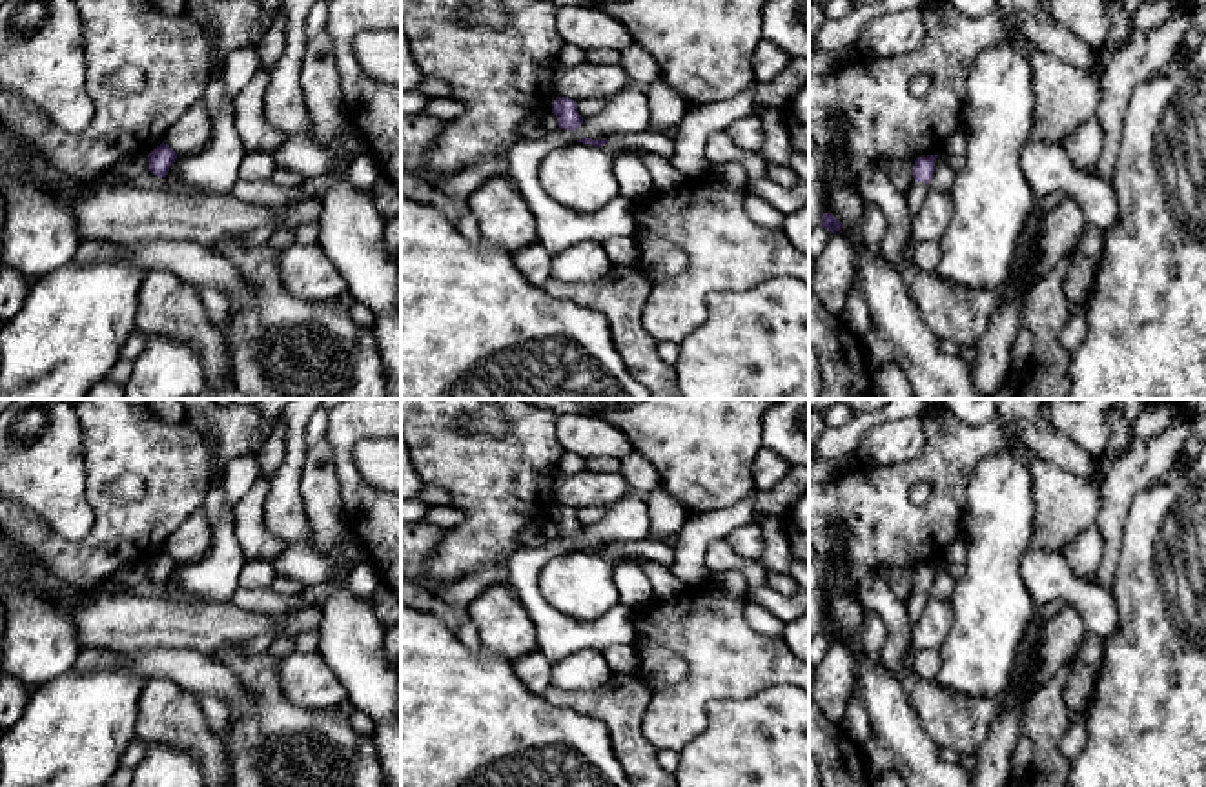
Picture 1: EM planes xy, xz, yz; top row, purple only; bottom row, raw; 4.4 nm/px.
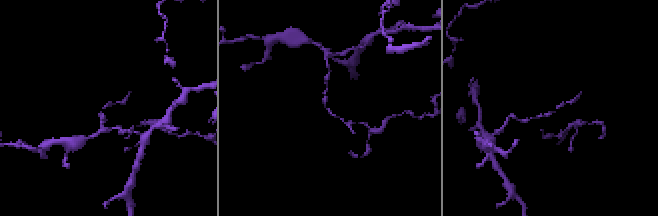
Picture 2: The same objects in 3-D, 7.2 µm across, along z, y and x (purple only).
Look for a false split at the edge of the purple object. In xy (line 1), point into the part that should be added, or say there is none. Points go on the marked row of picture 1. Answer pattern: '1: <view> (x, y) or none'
1: none

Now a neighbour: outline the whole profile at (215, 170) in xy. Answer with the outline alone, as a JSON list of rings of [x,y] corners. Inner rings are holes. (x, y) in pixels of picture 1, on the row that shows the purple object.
[[[222,77],[210,82],[204,100],[213,128],[211,142],[202,153],[184,157],[177,169],[188,184],[210,195],[228,195],[239,180],[246,149],[235,129],[233,102],[226,97]]]

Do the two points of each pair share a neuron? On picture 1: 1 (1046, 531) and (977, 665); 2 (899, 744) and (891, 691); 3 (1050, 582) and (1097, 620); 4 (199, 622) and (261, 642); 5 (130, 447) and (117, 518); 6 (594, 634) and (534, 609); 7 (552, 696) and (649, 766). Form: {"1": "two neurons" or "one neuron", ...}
{"1": "two neurons", "2": "one neuron", "3": "one neuron", "4": "two neurons", "5": "one neuron", "6": "one neuron", "7": "one neuron"}

